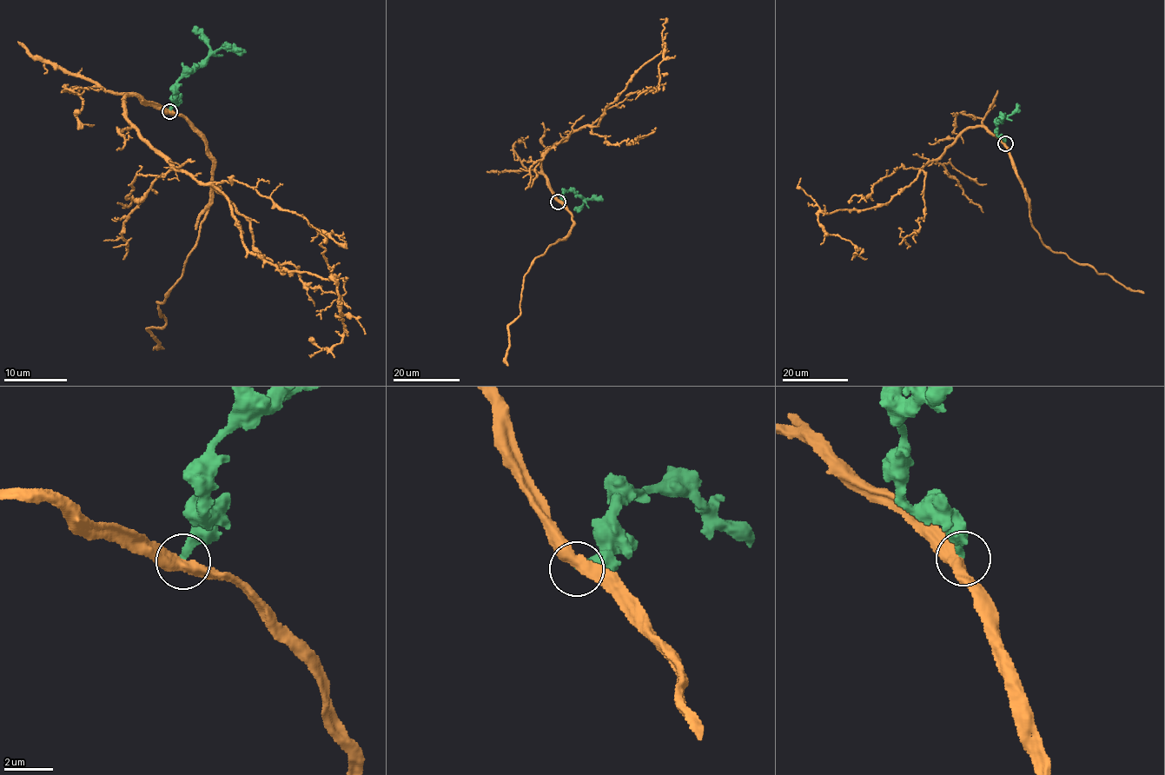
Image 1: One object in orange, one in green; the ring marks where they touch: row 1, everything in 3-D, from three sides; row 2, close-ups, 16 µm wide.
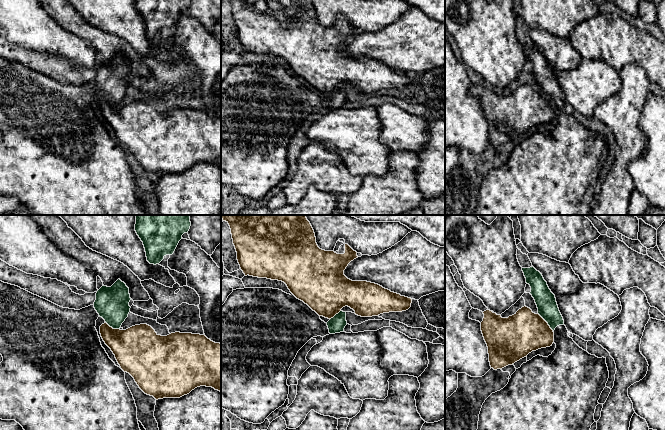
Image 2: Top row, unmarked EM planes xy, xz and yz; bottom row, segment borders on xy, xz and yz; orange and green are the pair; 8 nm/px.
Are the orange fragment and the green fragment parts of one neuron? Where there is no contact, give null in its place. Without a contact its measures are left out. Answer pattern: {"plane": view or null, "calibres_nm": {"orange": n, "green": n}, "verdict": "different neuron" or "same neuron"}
{"plane": "yz", "calibres_nm": {"orange": 340, "green": 160}, "verdict": "different neuron"}

